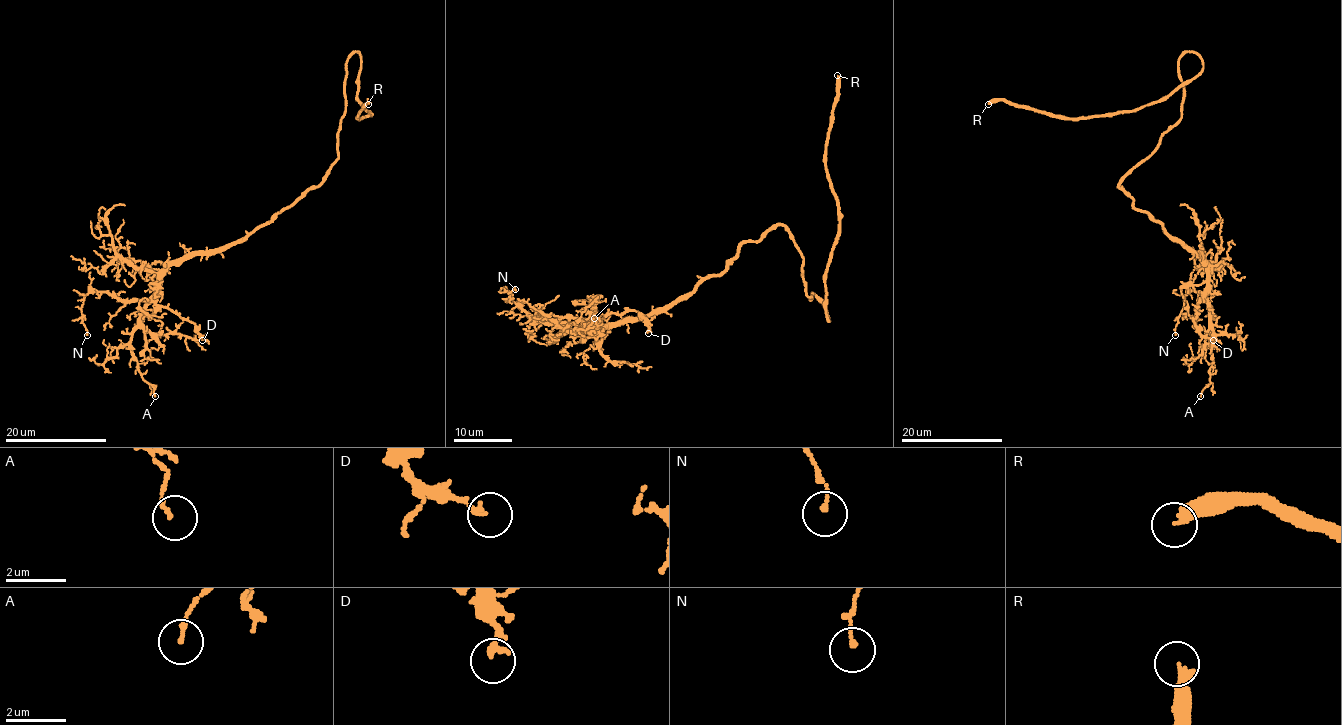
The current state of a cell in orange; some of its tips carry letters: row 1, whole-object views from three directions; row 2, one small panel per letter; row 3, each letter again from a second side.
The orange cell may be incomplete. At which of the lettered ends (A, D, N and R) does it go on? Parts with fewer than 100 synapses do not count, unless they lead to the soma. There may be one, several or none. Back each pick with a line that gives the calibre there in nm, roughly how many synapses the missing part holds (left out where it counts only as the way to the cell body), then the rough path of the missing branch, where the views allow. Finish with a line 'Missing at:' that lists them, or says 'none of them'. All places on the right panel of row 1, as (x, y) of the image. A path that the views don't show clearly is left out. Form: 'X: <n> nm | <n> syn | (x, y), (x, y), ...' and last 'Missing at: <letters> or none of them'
R: 280 nm | 300 syn
Missing at: R

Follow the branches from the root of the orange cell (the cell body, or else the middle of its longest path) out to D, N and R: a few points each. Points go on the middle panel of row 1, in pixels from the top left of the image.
D: (799, 252), (784, 227), (773, 225), (670, 304), (604, 326), (594, 316), (636, 311), (648, 333)
N: (799, 252), (784, 227), (773, 225), (690, 292), (604, 326), (565, 317), (547, 324), (509, 300), (515, 289)
R: (799, 252), (805, 292), (822, 304), (828, 321), (825, 272), (838, 205), (825, 144), (837, 75)

